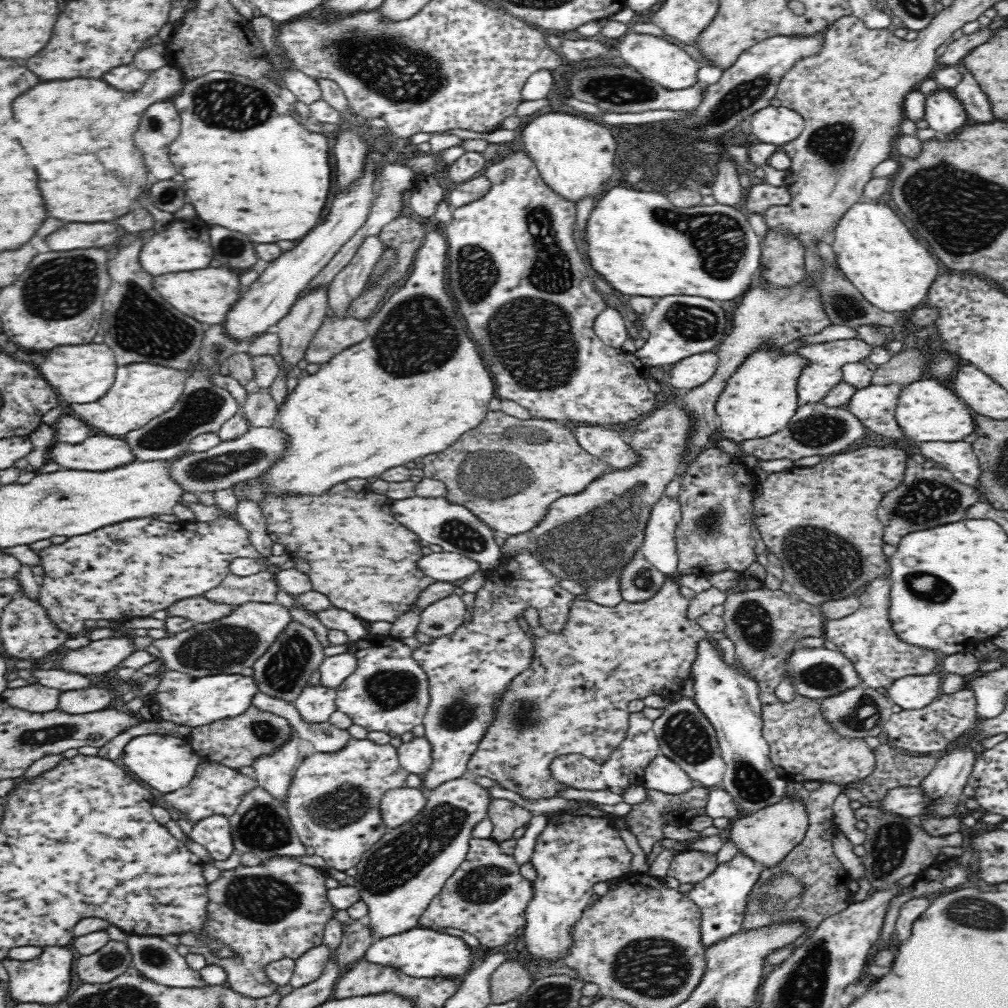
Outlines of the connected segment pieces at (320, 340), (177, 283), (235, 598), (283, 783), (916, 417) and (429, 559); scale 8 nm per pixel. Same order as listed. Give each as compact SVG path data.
M327 316L305 352L306 362L323 365L348 346L366 340L368 332L366 321L350 316L344 318Z
M204 268L204 270L186 272L186 274L159 275L153 277L152 286L160 293L160 297L170 302L180 312L188 314L199 323L212 325L222 325L226 312L240 298L243 289L240 286L239 276L224 268Z
M274 569L262 570L250 576L227 574L222 582L202 594L214 604L227 604L233 608L249 602L272 604L279 592Z
M294 735L293 739L281 746L278 754L258 758L253 765L259 786L283 803L293 779L293 772L299 764L298 739L299 737Z
M926 377L901 388L895 418L907 438L914 441L956 442L975 432L970 407L955 393L951 384Z
M446 551L422 555L416 566L427 577L442 582L454 582L466 578L479 569L478 563L474 560Z

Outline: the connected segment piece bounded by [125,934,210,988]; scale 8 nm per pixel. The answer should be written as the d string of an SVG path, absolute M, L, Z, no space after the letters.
M128 935L125 943L133 954L131 966L136 967L146 978L166 986L180 988L204 988L208 984L199 970L190 968L184 956L180 955L175 946L157 936Z

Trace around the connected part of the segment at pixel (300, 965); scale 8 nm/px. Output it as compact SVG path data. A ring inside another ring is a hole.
M326 945L308 950L295 960L295 968L289 984L297 989L309 982L314 982L322 974L328 958L330 958L330 949Z

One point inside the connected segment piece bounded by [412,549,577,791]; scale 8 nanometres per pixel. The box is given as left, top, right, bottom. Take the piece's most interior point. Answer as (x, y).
(469, 671)

